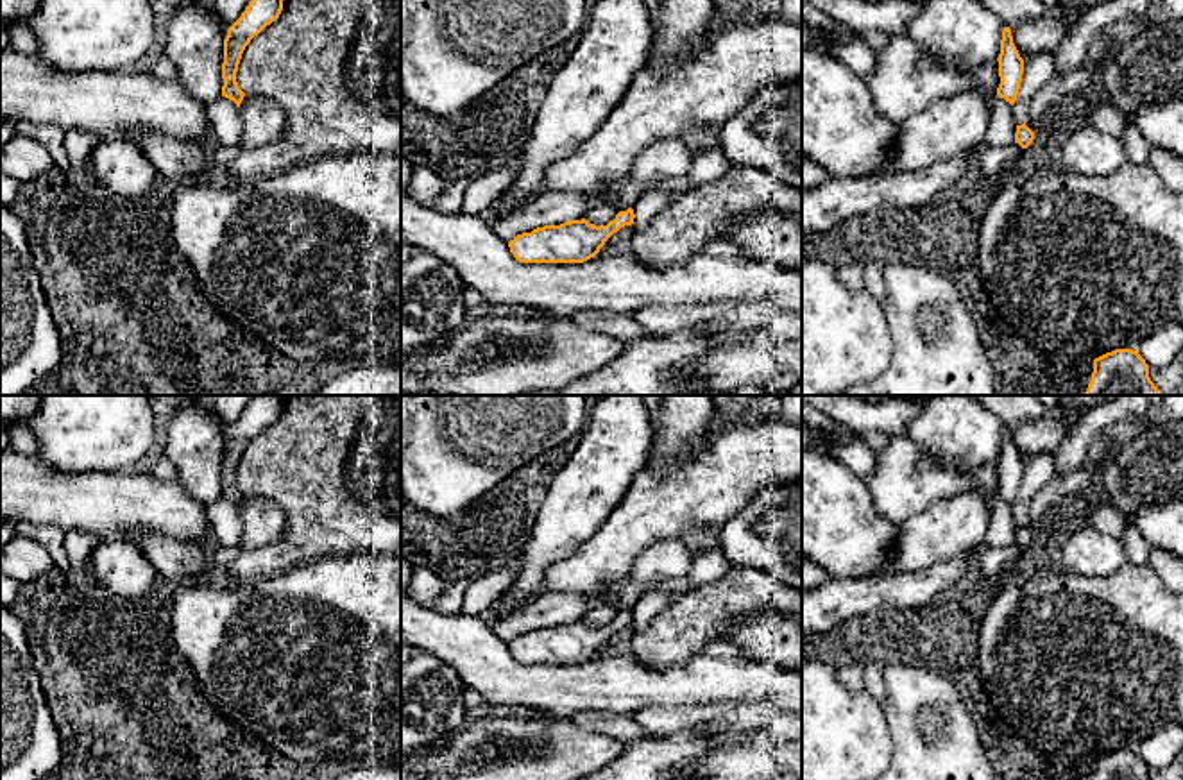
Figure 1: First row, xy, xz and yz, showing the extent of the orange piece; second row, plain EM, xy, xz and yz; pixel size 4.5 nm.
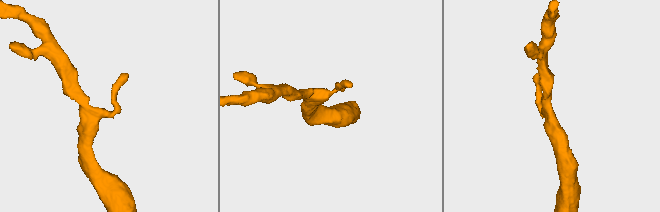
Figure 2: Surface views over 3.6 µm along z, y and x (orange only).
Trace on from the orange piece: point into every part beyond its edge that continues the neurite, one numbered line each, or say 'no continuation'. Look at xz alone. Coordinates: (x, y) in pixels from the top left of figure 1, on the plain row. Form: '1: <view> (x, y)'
no continuation

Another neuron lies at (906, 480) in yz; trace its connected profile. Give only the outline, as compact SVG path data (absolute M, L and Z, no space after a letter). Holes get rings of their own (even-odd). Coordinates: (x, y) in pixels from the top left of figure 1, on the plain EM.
M909 435L889 438L875 454L877 465L864 483L875 513L895 524L902 524L940 499L961 492L997 490L1000 485L997 460L981 465L974 474L963 474L934 460Z

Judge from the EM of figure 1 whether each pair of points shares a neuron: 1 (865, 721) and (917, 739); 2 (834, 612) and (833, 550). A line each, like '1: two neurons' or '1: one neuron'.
1: two neurons
2: two neurons

